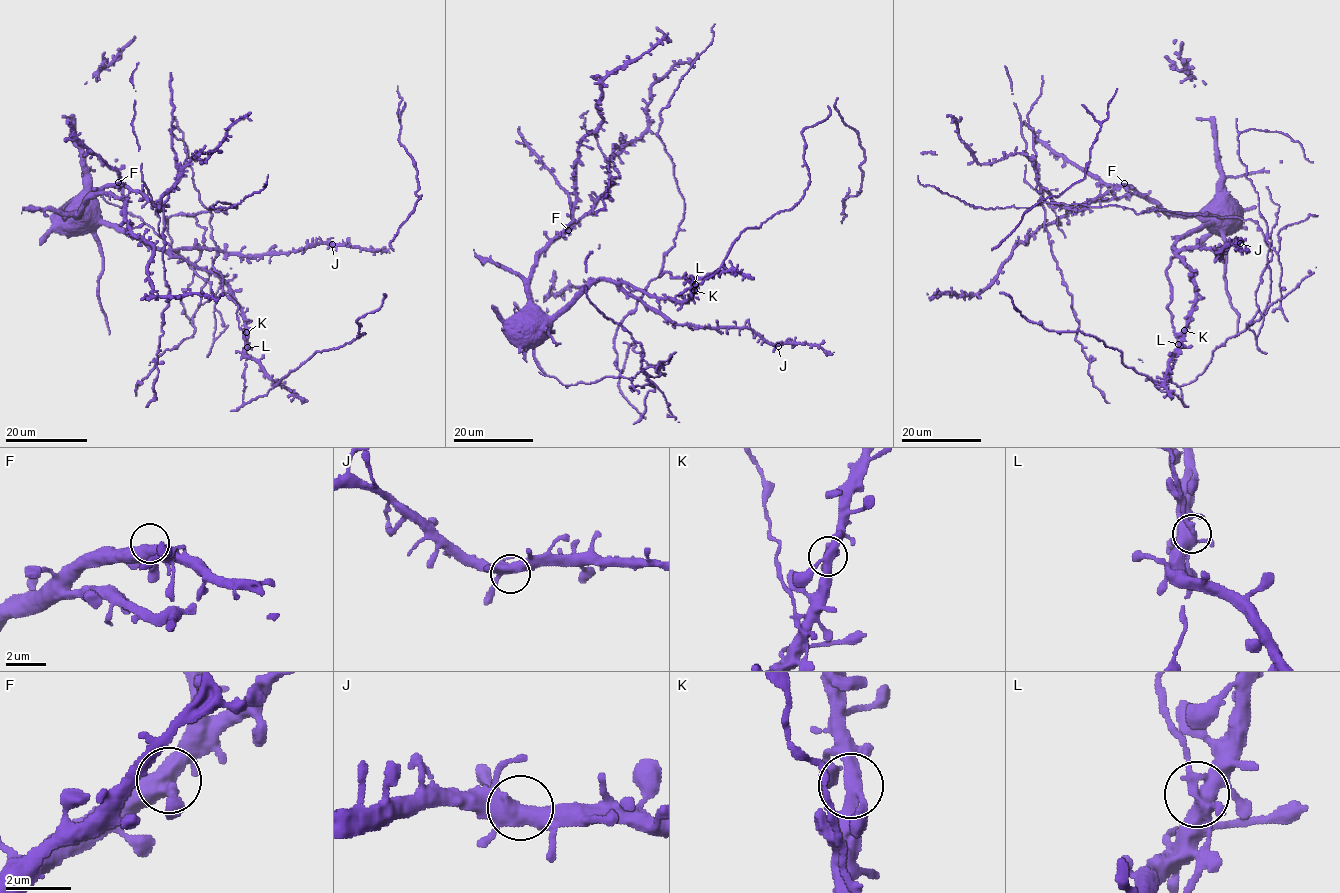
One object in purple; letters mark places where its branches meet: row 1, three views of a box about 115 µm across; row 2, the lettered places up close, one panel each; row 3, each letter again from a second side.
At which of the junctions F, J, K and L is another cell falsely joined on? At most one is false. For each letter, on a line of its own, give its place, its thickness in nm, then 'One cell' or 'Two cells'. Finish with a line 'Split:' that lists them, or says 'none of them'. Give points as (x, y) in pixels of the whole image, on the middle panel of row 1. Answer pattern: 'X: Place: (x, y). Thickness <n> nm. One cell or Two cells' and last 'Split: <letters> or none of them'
F: Place: (568, 230). Thickness 440 nm. One cell
J: Place: (778, 346). Thickness 440 nm. One cell
K: Place: (694, 290). Thickness 360 nm. One cell
L: Place: (695, 284). Thickness 440 nm. One cell
Split: none of them

